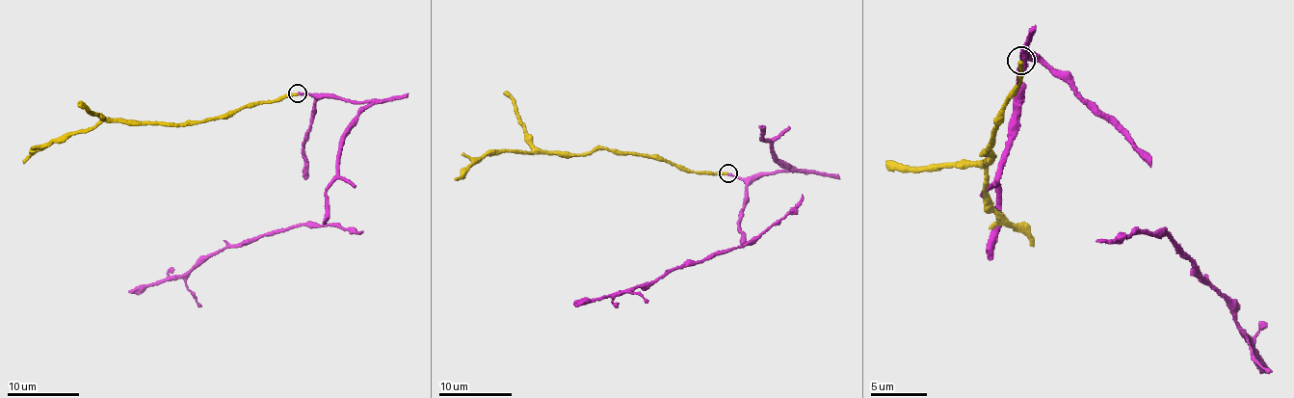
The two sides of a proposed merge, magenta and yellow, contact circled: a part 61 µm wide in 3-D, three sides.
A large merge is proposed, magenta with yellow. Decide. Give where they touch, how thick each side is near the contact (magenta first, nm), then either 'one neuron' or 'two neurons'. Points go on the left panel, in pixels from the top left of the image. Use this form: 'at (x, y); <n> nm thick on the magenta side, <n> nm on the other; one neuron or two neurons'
at (297, 93); 240 nm thick on the magenta side, 320 nm on the other; one neuron

